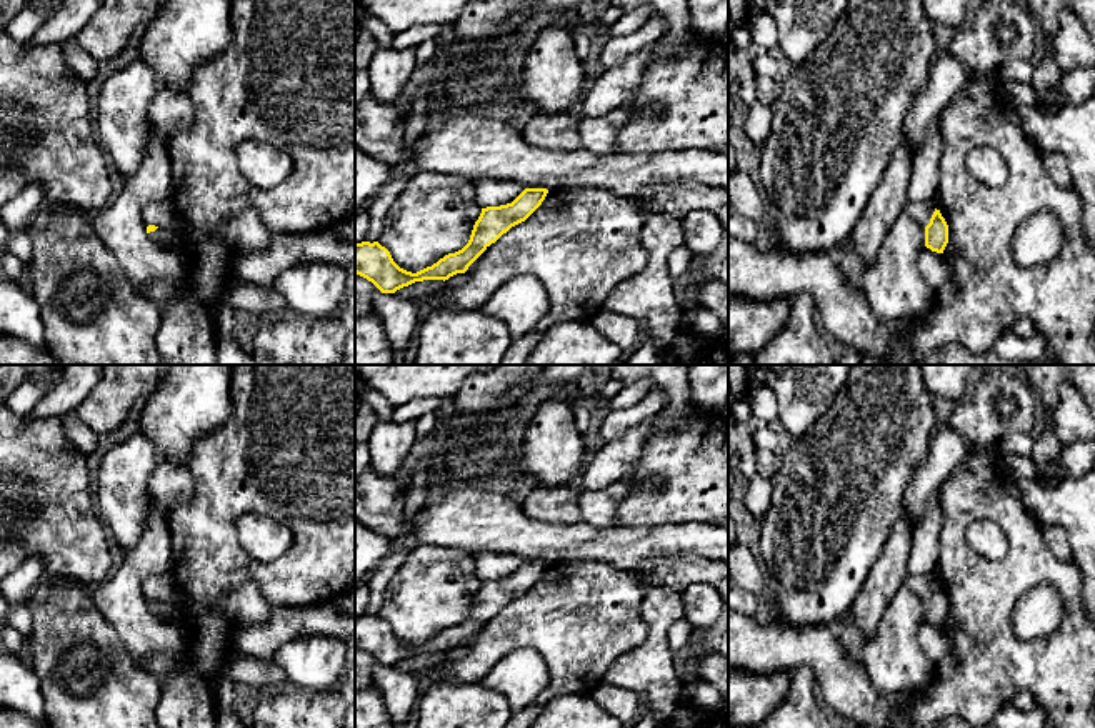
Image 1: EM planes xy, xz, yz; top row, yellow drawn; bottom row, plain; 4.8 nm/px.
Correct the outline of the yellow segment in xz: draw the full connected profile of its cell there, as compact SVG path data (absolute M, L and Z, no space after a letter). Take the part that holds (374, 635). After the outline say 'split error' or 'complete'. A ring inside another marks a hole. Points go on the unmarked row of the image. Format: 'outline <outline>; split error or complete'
outline M525 561L512 576L482 581L468 616L417 646L400 641L378 615L355 616L355 646L372 655L382 666L423 653L448 653L468 640L512 600L525 595L545 573L547 561Z; complete

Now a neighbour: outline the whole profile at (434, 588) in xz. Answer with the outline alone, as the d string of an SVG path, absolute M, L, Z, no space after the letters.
M417 545L392 576L378 616L390 625L400 641L417 646L445 628L462 623L480 586L473 555L455 548Z

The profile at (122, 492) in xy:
M142 433L113 446L100 460L95 510L125 551L133 550L143 535L148 481L157 463L157 448Z

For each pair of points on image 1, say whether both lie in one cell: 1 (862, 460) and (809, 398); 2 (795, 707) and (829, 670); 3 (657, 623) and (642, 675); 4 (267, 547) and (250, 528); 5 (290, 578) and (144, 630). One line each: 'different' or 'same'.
1: different
2: different
3: same
4: same
5: different

